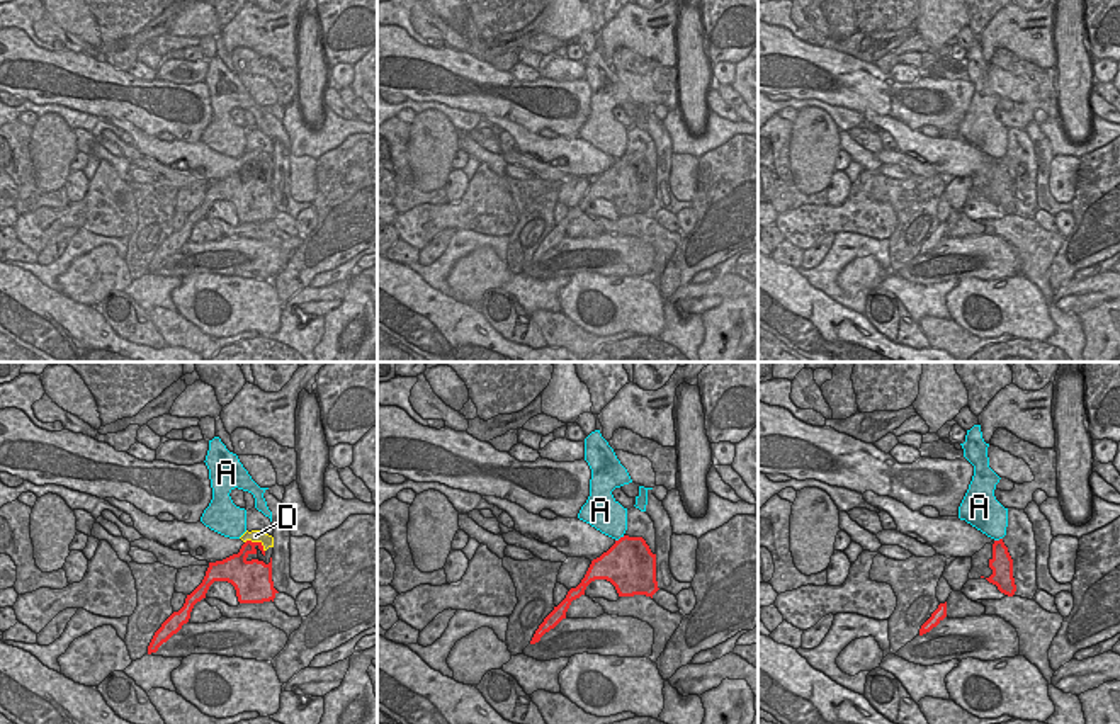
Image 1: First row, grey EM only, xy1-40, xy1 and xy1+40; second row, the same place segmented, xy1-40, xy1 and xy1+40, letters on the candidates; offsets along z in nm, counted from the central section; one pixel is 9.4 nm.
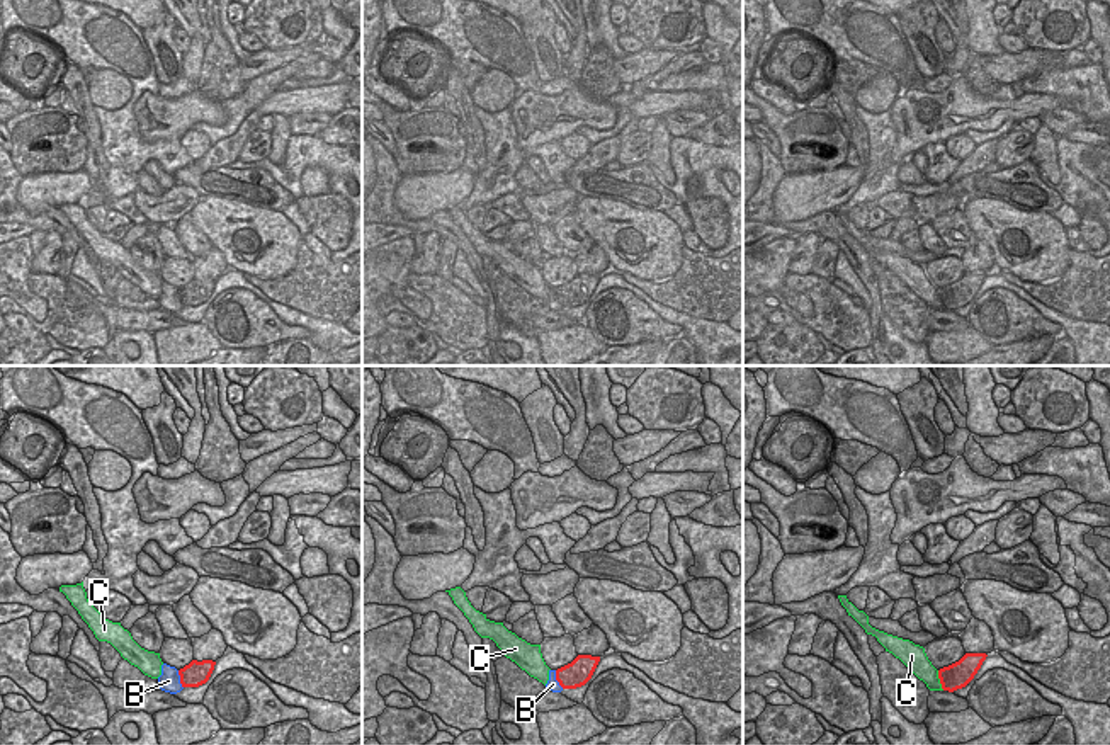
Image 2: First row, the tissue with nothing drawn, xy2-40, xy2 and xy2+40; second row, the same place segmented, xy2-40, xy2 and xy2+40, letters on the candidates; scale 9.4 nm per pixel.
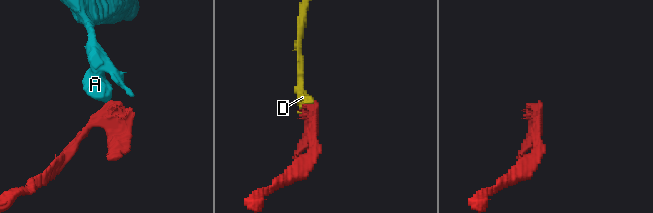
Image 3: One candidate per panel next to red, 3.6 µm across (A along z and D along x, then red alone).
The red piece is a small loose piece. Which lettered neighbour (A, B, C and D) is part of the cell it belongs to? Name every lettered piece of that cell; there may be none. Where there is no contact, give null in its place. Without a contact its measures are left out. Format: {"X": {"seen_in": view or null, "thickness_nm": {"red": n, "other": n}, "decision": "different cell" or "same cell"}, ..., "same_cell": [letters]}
{"A": {"seen_in": "xy1", "thickness_nm": {"red": 460, "other": 320}, "decision": "different cell"}, "B": {"seen_in": "xy2", "thickness_nm": {"red": 240, "other": 120}, "decision": "different cell"}, "C": {"seen_in": "xy2+40", "thickness_nm": {"red": 240, "other": 200}, "decision": "different cell"}, "D": {"seen_in": "xy1-40", "thickness_nm": {"red": 170, "other": 130}, "decision": "same cell"}, "same_cell": ["D"]}

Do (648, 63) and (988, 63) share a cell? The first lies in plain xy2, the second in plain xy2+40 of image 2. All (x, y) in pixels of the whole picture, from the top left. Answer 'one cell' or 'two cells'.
one cell

